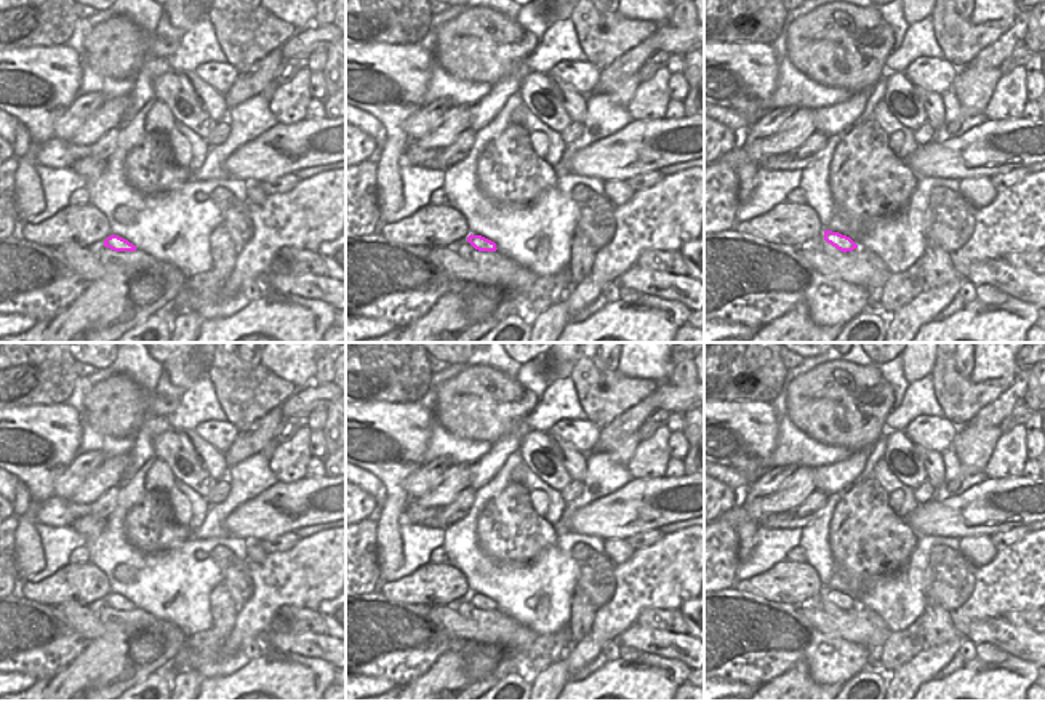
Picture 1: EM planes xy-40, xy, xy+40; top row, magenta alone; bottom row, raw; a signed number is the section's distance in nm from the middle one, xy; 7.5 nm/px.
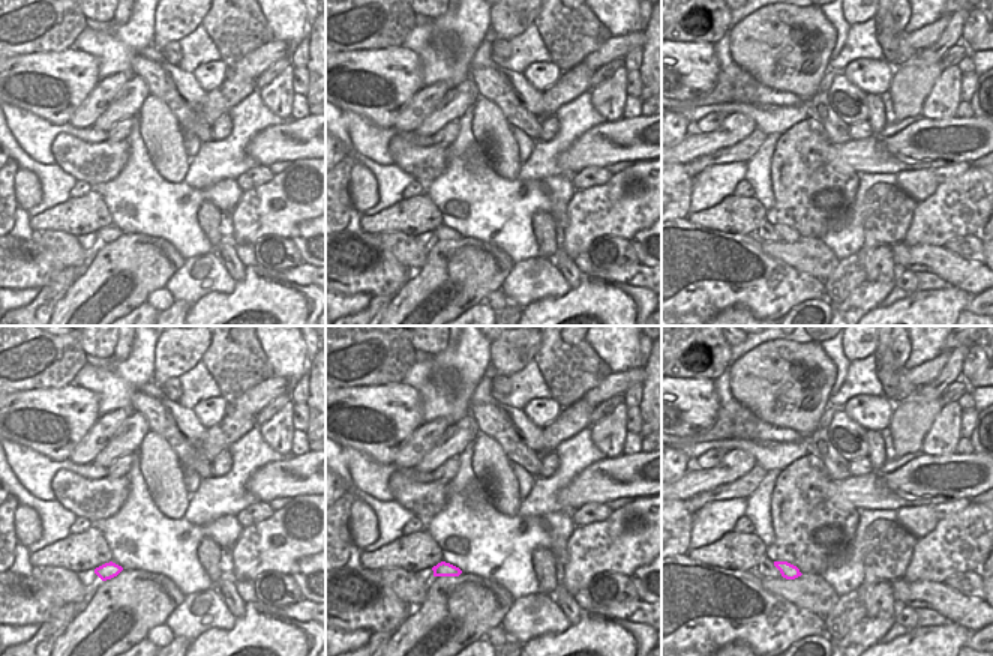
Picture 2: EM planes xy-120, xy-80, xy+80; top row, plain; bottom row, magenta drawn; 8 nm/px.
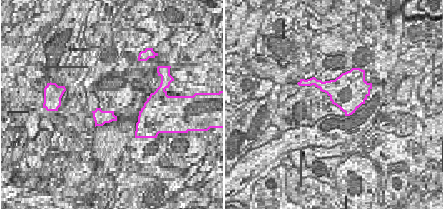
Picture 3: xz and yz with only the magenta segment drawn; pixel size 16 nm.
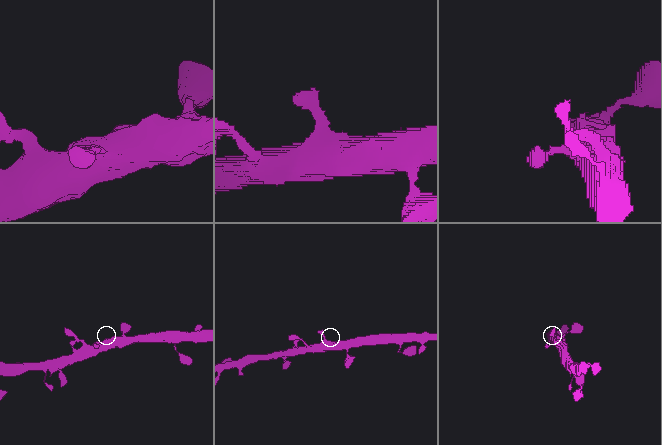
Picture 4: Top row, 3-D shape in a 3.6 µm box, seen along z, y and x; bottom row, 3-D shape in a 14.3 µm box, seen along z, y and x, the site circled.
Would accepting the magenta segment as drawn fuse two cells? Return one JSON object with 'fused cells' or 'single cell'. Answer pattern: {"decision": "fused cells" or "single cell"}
{"decision": "single cell"}

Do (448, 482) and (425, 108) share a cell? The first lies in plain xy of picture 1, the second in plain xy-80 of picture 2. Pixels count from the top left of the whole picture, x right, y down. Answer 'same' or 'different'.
different

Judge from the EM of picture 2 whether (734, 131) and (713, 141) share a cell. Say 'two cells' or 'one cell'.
one cell

